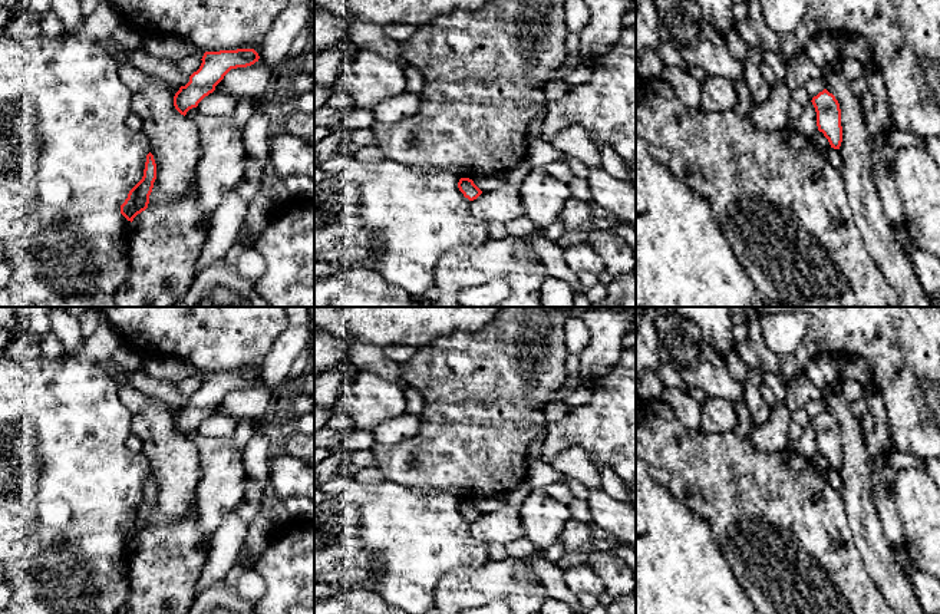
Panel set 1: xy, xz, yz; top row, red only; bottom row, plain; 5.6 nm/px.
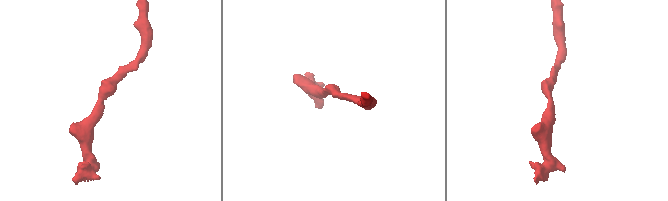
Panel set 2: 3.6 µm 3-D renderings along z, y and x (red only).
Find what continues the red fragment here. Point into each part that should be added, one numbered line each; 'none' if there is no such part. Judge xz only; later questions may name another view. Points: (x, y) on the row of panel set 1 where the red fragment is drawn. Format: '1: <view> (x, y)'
none

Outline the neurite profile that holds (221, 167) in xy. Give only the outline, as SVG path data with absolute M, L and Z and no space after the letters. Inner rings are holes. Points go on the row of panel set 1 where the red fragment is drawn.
M198 115L194 122L202 149L194 184L201 209L211 219L221 199L244 179L248 156L231 116Z

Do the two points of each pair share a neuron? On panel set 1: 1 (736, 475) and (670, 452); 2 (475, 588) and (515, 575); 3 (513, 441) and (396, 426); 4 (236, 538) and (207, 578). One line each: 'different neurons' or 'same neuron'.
1: same neuron
2: same neuron
3: different neurons
4: same neuron

